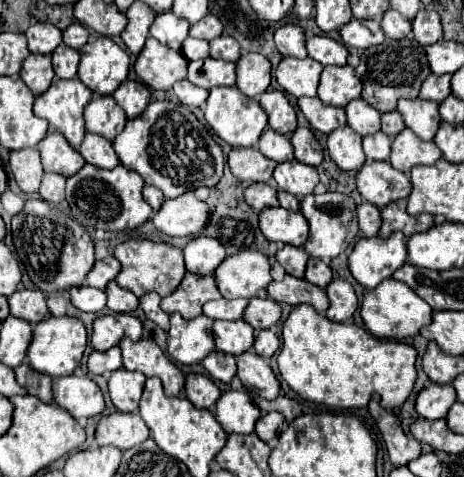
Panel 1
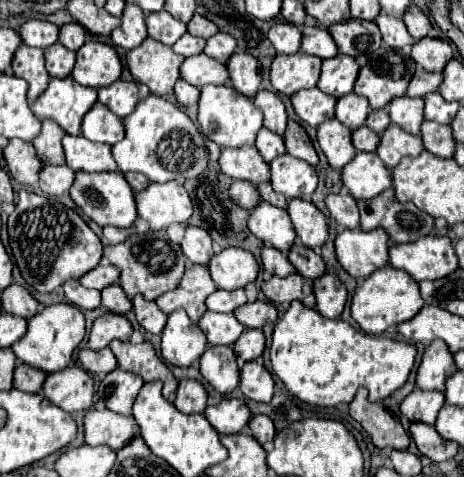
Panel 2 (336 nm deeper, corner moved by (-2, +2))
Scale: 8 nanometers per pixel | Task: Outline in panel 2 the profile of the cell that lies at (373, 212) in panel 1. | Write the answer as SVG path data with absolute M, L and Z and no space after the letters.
M342 191L342 193L334 193L328 195L326 199L326 209L330 213L330 217L334 217L334 221L346 229L358 229L360 227L360 217L358 217L358 207L356 201L350 193Z

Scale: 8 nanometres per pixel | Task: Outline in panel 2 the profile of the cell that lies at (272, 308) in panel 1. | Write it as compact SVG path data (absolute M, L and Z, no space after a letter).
M254 301L254 303L246 303L240 309L236 309L234 317L244 327L262 329L266 323L274 323L278 313L276 313L276 307L272 303L268 303L268 301Z

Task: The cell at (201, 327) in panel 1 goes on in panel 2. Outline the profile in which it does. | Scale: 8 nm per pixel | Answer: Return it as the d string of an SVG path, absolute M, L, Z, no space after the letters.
M178 309L168 315L168 323L162 331L162 359L168 365L190 367L200 355L206 351L206 335L200 331L196 323L188 319L188 315Z

